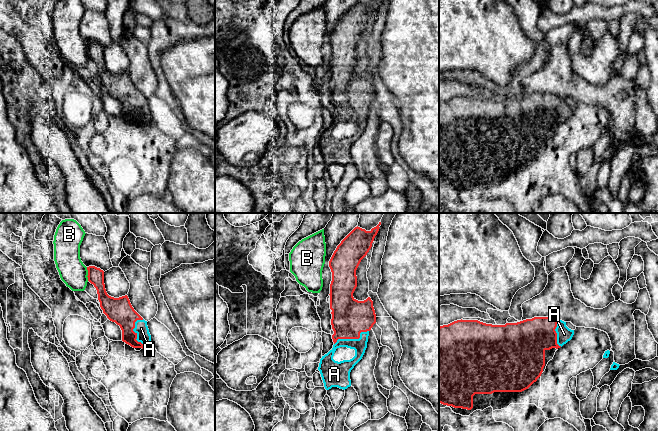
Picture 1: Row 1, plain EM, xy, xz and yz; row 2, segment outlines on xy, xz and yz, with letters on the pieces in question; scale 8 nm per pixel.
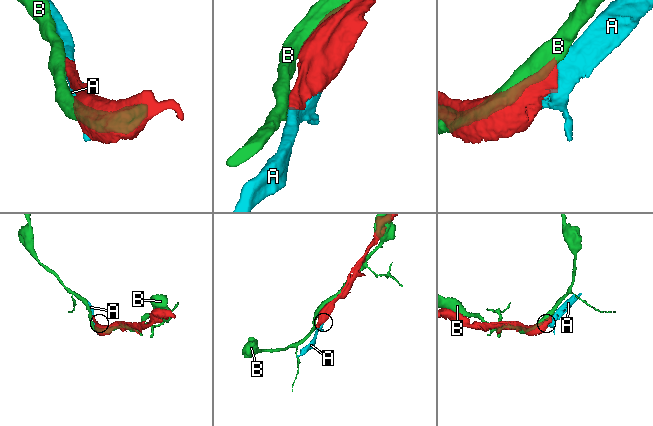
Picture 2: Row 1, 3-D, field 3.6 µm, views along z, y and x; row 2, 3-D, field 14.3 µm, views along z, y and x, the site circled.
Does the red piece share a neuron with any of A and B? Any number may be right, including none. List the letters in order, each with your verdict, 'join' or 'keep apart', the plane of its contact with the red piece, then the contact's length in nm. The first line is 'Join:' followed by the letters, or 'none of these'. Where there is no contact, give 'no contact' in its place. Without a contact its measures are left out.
Join: A
A: join; contact in xy; length 220 nm
B: keep apart; contact in xy; length 110 nm

